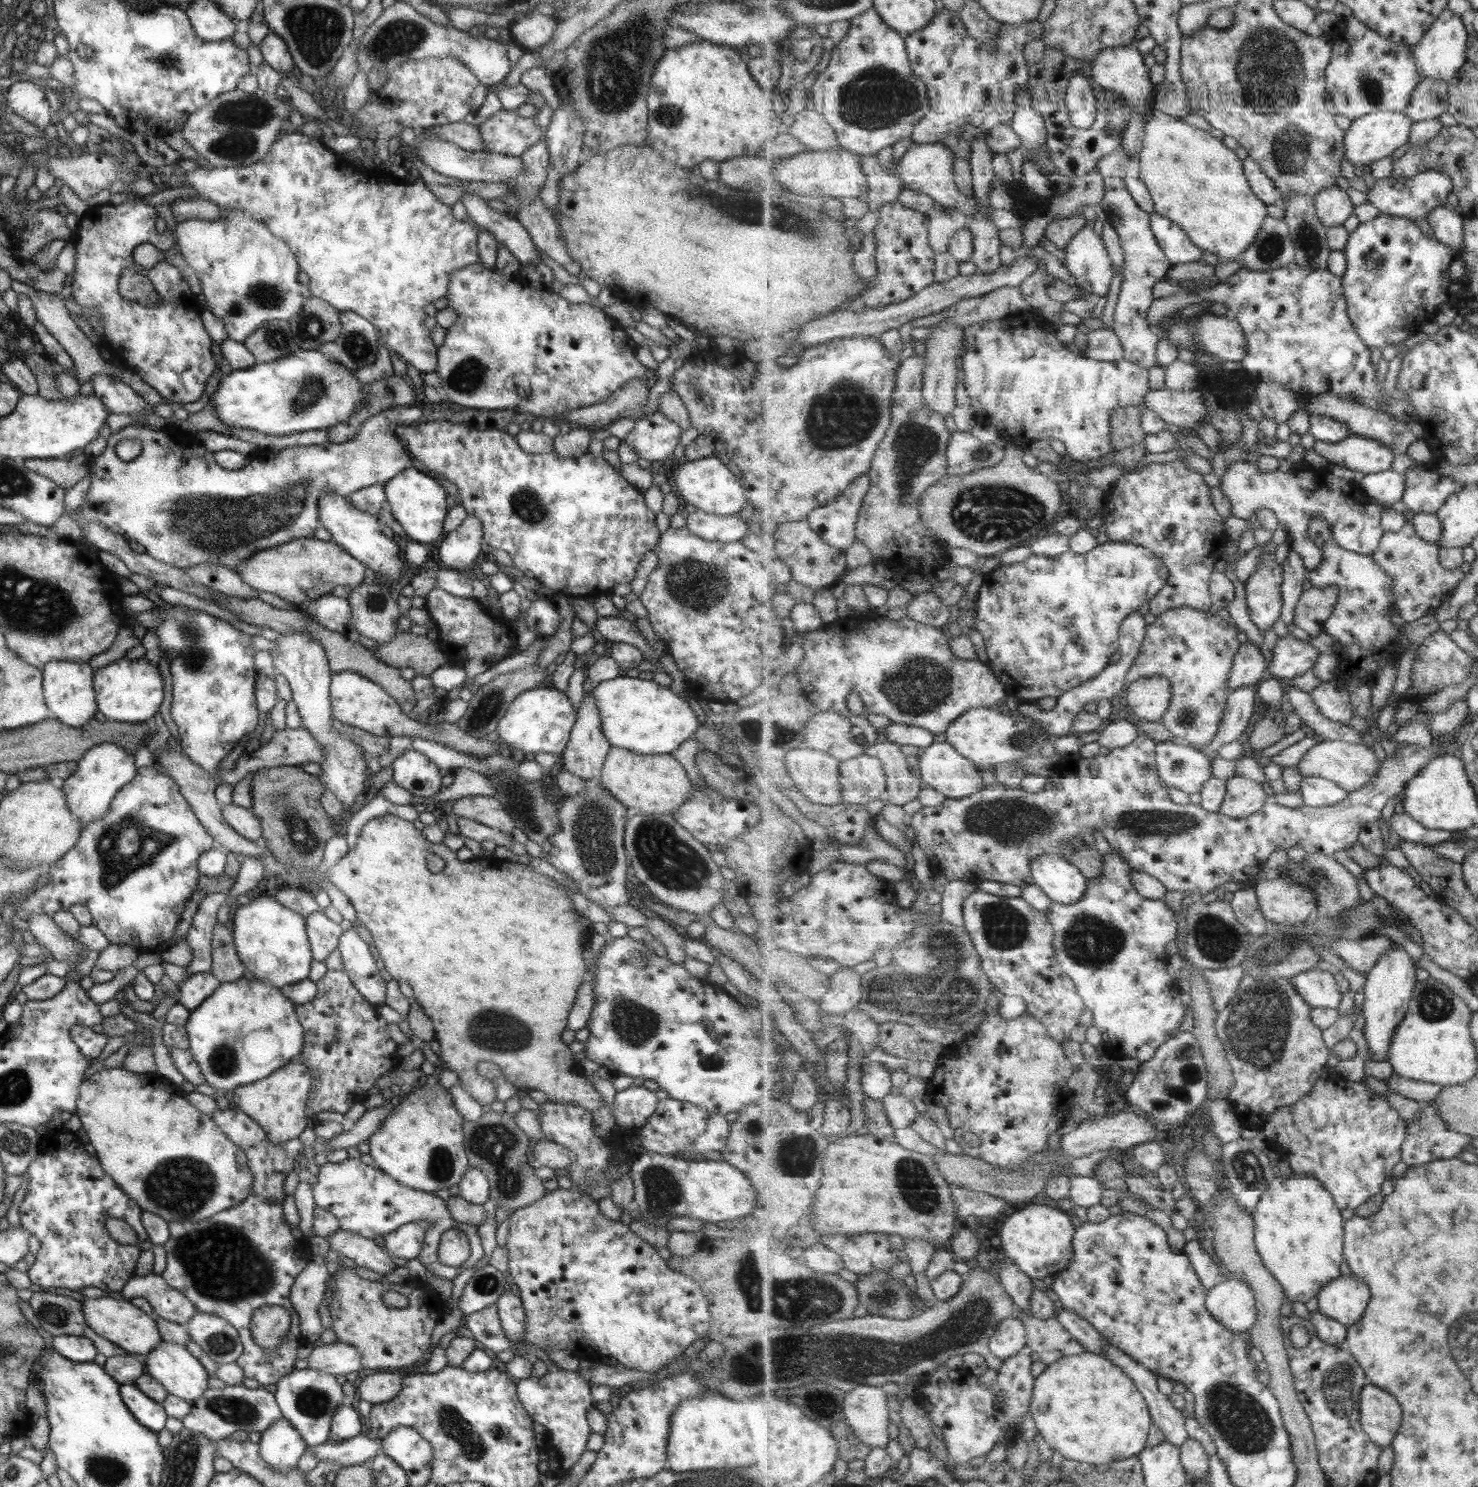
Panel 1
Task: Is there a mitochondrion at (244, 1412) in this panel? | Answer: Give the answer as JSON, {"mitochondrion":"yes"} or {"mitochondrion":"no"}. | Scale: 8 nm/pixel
{"mitochondrion":"yes"}

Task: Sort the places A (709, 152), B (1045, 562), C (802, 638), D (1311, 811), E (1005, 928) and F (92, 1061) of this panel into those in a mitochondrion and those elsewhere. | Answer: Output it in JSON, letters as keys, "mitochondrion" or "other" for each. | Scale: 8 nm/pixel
{"A":"other","B":"other","C":"other","D":"other","E":"mitochondrion","F":"other"}

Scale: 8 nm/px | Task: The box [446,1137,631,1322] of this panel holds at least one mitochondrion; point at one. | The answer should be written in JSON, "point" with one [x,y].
{"point":[484,1284]}

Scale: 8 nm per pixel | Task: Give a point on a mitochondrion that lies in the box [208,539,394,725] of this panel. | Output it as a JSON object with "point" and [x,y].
{"point":[375,601]}

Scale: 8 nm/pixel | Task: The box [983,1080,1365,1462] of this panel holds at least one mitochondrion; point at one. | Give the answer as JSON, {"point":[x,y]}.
{"point":[1245,1425]}

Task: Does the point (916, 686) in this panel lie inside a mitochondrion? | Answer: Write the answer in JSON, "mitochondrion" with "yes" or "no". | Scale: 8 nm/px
{"mitochondrion":"yes"}

